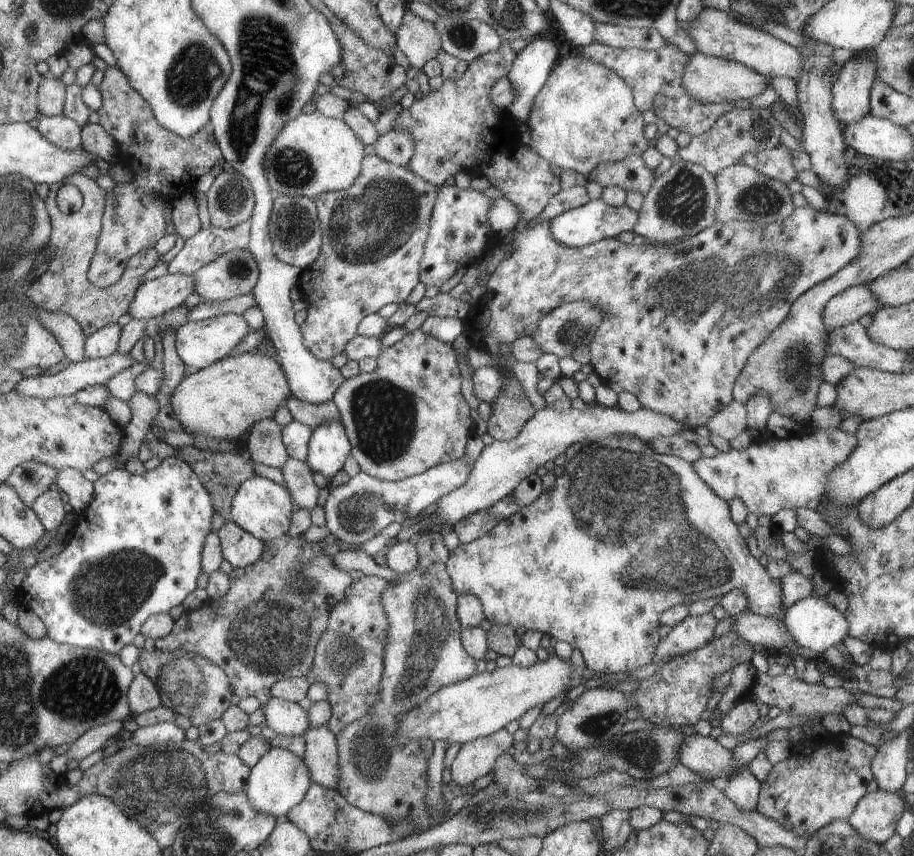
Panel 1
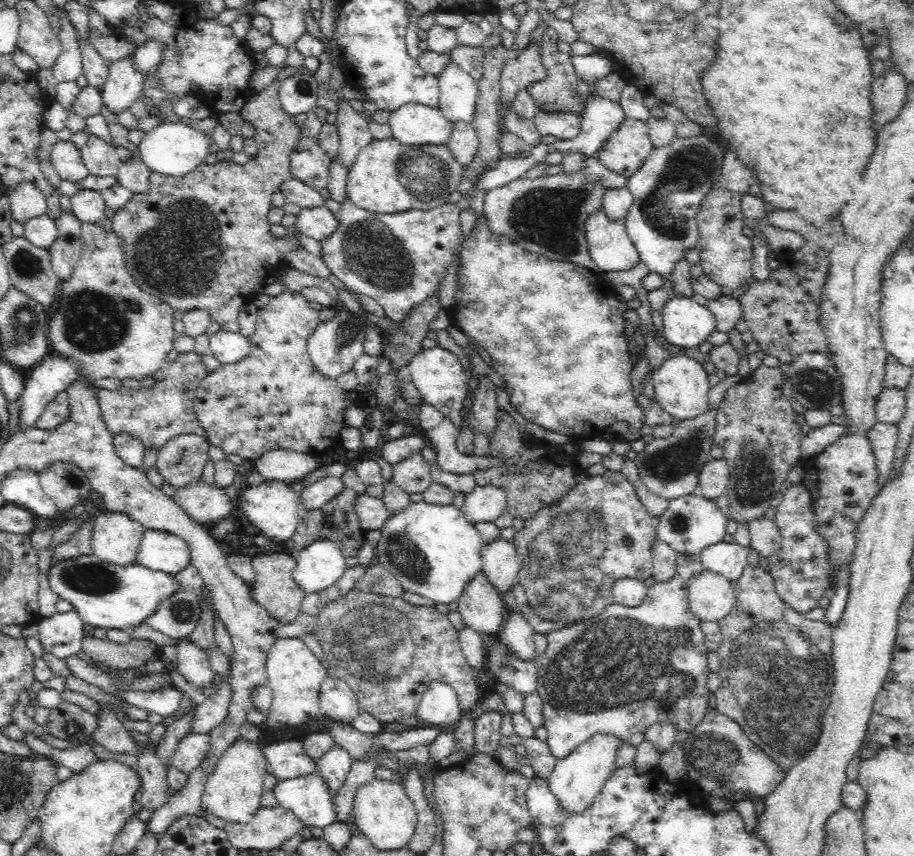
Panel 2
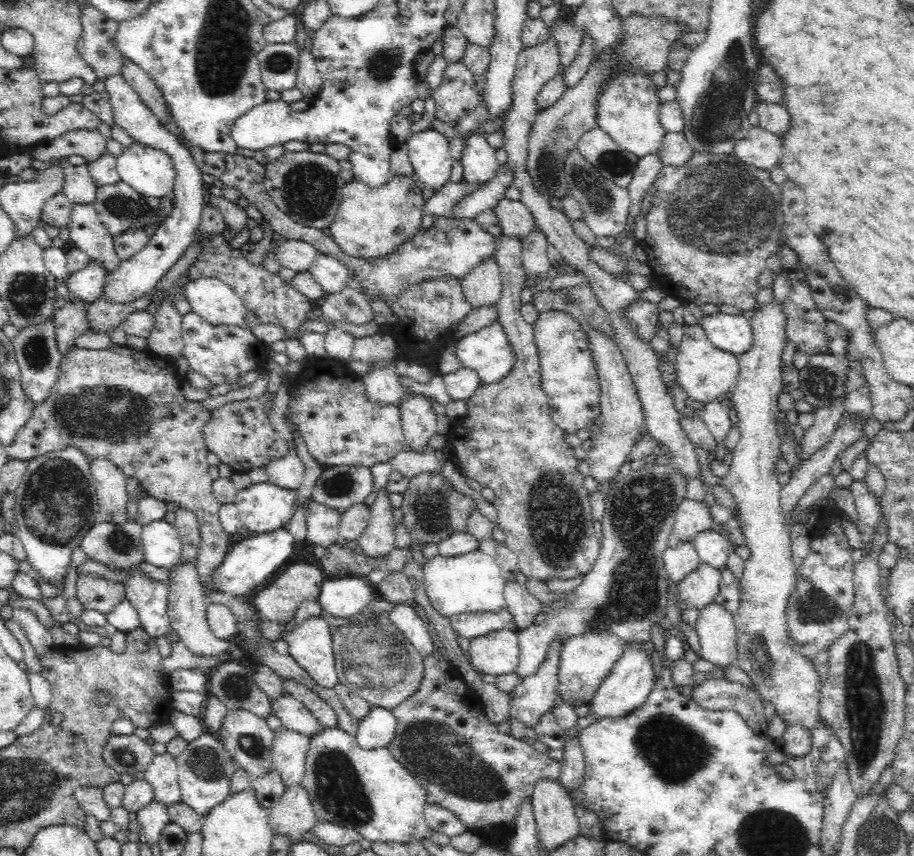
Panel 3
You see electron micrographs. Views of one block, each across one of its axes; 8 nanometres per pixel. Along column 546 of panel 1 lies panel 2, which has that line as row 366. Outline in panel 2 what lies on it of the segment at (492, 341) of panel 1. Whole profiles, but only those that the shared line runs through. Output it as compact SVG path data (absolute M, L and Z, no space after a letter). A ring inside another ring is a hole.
M290 291L268 298L265 305L261 309L258 309L255 330L249 337L250 354L247 354L246 358L243 358L240 362L220 365L218 370L208 373L206 378L204 378L201 384L198 385L197 394L193 400L194 413L196 414L197 420L202 426L205 437L208 438L210 445L220 446L224 449L224 453L237 454L243 459L248 460L261 458L263 454L266 454L266 452L269 452L270 450L280 449L306 453L314 456L314 458L319 458L326 452L329 452L335 447L341 445L340 432L342 432L342 430L346 430L348 427L346 424L346 410L350 410L350 407L361 406L364 407L367 412L370 412L372 408L376 406L374 399L366 394L359 401L353 401L350 400L350 398L346 398L347 390L342 390L341 387L337 385L335 379L326 378L325 375L321 375L316 369L314 369L313 362L310 361L310 355L307 353L307 342L310 335L314 332L315 327L320 323L318 312L318 310L310 307L309 301L305 296L302 296L301 292Z

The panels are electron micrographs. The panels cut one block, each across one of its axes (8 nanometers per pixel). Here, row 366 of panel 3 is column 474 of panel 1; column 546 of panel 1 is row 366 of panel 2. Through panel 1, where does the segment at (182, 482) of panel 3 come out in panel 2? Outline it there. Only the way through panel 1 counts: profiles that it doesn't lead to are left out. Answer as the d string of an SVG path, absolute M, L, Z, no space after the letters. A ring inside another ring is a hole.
M196 351L180 353L178 360L172 364L172 368L165 368L164 380L150 390L132 388L120 388L120 390L96 389L97 399L102 412L103 422L107 430L117 436L127 433L130 437L140 439L144 447L158 450L165 446L170 438L174 439L180 434L198 434L205 437L204 430L194 413L194 398L198 385L206 378L208 368L201 362L200 354Z

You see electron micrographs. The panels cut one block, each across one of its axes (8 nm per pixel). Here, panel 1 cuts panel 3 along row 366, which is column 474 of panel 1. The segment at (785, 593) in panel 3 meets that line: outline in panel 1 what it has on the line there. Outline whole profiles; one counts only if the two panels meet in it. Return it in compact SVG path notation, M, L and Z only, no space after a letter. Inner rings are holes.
M504 728L463 743L451 762L450 780L459 786L472 784L473 780L492 770L496 759L512 743L511 735Z

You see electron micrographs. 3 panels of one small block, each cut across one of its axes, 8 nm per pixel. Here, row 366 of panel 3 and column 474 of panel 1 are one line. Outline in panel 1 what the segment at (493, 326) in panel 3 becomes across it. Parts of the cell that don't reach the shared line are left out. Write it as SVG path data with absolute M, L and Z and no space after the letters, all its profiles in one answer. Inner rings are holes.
M591 403L584 411L571 407L562 411L545 407L535 411L516 437L508 441L493 441L485 445L473 461L468 480L455 490L438 498L437 509L433 514L437 516L439 524L454 525L468 514L487 508L511 493L525 477L532 475L536 468L545 464L547 460L553 460L558 454L564 453L571 444L588 444L593 440L603 440L605 437L616 435L632 436L650 444L657 438L677 435L685 430L687 428L681 421L645 407L639 407L633 412L595 403Z

